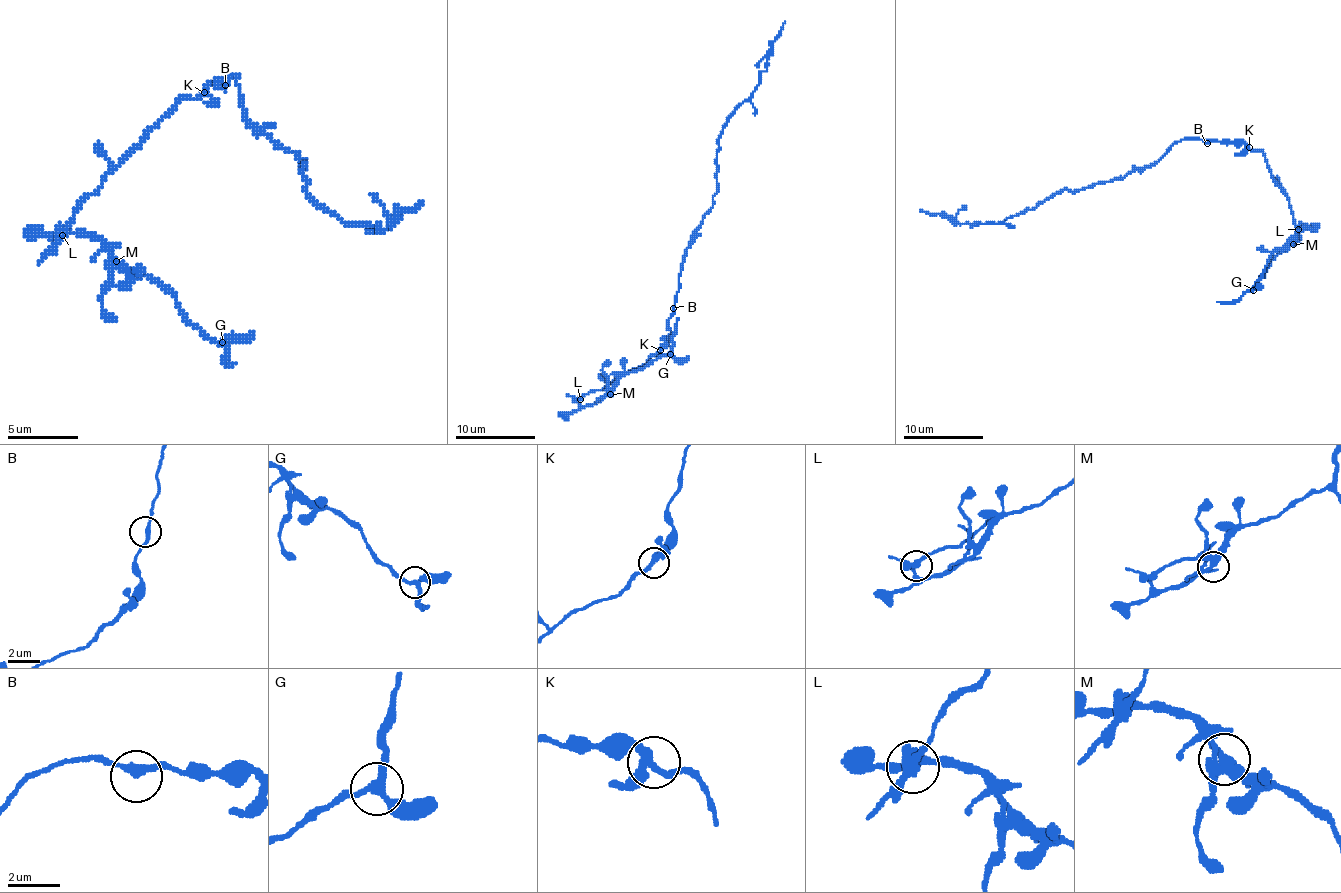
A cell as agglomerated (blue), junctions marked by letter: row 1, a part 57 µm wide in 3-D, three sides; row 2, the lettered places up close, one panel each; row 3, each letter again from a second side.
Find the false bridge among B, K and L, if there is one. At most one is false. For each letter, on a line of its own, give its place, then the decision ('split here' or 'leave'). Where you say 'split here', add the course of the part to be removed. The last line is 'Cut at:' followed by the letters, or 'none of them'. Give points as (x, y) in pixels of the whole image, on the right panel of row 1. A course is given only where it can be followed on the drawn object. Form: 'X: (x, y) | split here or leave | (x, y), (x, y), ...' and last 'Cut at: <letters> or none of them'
B: (1207, 143) | leave
K: (1249, 147) | leave
L: (1298, 229) | split here | (1299, 230), (1301, 226), (1305, 228), (1287, 246), (1271, 254), (1263, 276), (1253, 288), (1237, 300), (1217, 302)
Cut at: L

